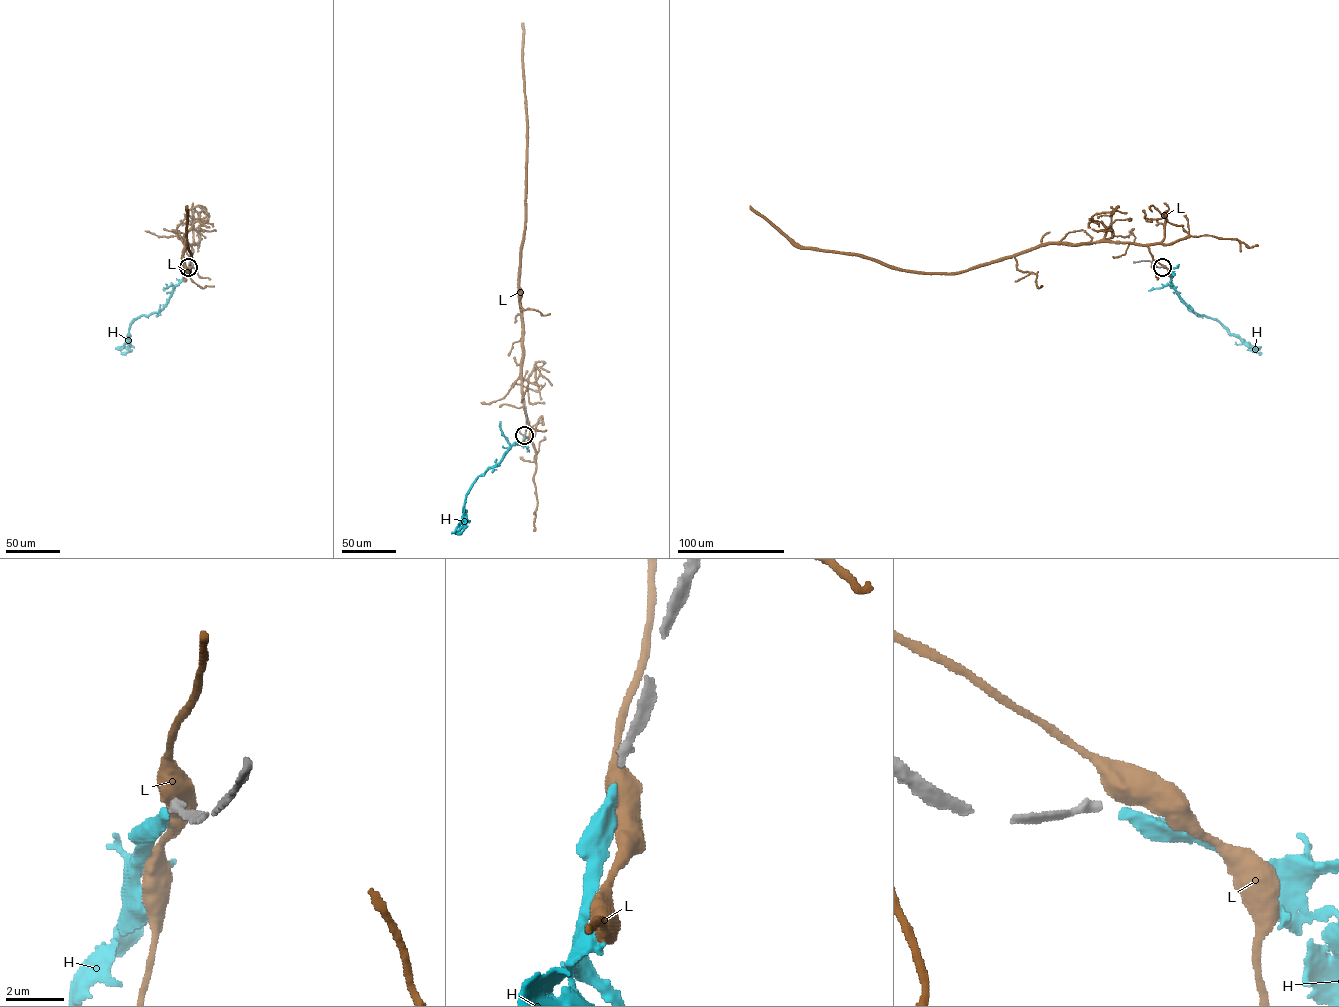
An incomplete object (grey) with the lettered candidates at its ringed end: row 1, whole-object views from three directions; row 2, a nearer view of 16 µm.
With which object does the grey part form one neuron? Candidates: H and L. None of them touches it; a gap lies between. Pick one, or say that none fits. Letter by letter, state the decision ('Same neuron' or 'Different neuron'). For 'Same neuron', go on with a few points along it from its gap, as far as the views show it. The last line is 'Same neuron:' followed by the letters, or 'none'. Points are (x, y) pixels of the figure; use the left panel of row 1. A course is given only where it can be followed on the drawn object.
H: Same neuron. Its course: (188, 267), (161, 310), (133, 321), (128, 332), (129, 350), (121, 353)
L: Different neuron
Same neuron: H

